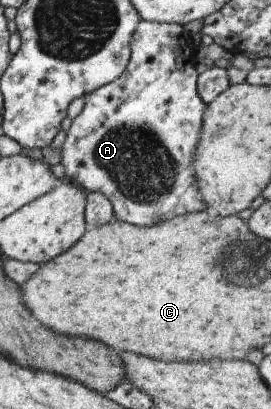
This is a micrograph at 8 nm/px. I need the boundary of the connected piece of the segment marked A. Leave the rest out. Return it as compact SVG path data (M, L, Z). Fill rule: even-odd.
M139 22L133 30L131 58L125 72L84 96L85 106L67 131L61 150L61 163L67 178L89 192L107 196L117 221L149 227L175 216L207 210L193 168L207 105L198 93L195 42L190 35L182 24Z

